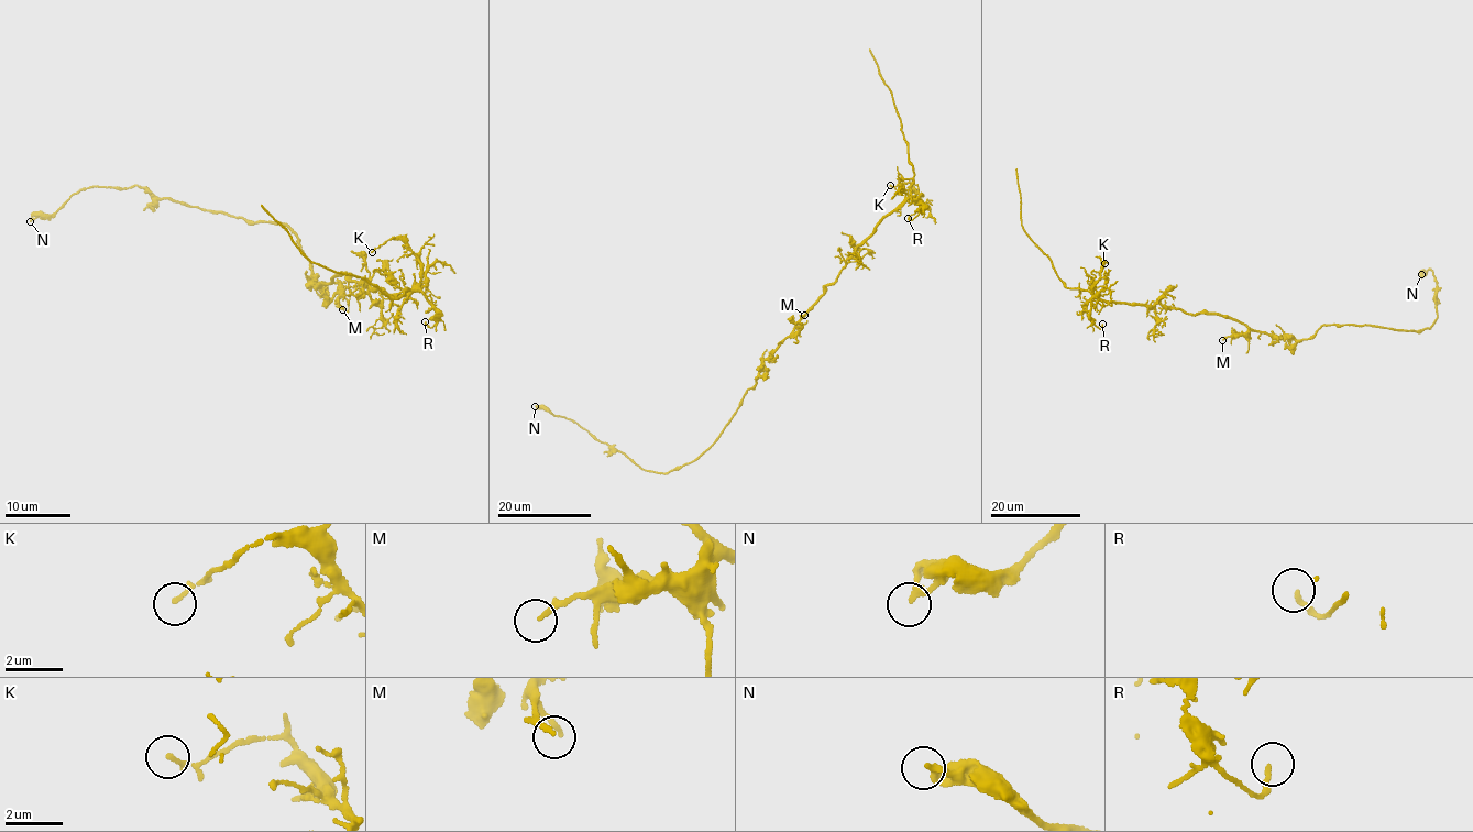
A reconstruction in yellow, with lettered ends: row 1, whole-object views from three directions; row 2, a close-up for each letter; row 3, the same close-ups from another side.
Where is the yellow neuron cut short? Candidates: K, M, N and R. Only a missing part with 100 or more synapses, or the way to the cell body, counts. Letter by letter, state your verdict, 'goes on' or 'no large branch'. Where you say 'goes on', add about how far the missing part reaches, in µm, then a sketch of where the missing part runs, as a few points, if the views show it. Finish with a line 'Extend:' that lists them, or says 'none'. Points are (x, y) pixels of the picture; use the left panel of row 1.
K: no large branch
M: no large branch
N: no large branch
R: no large branch
Extend: none

